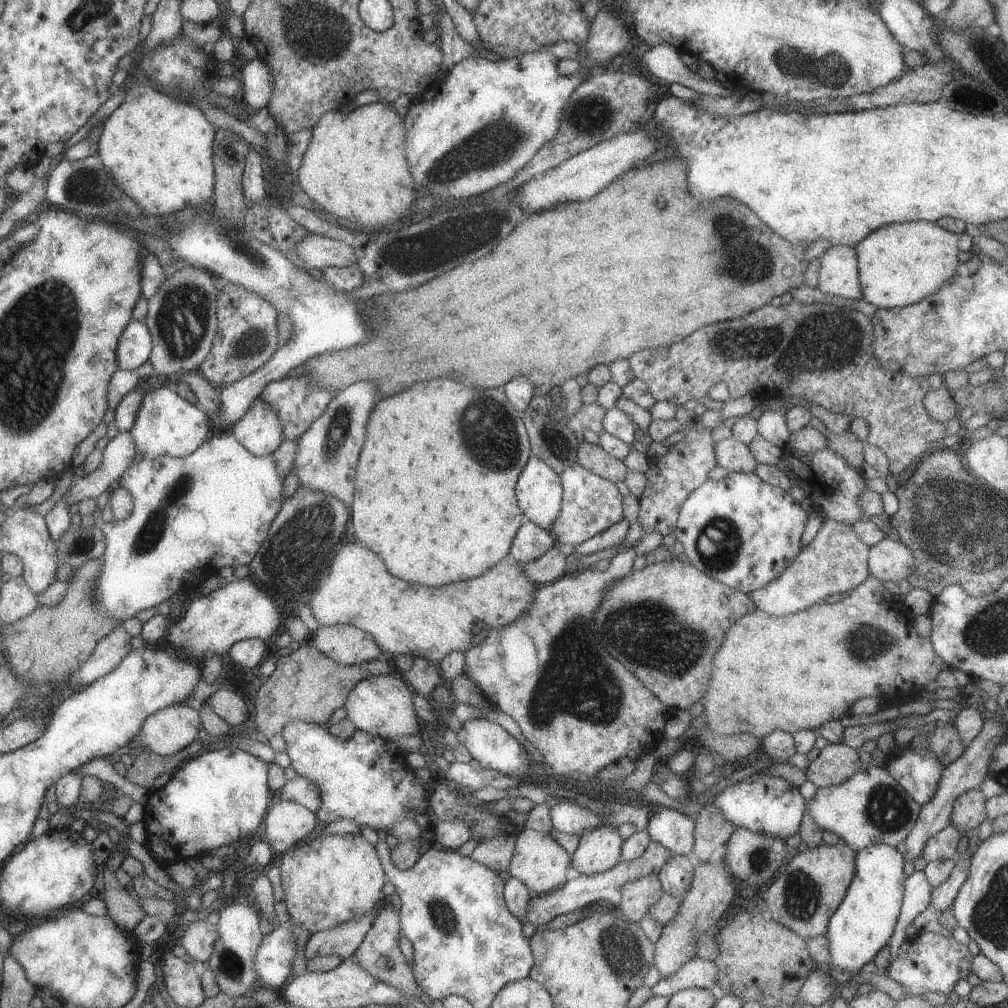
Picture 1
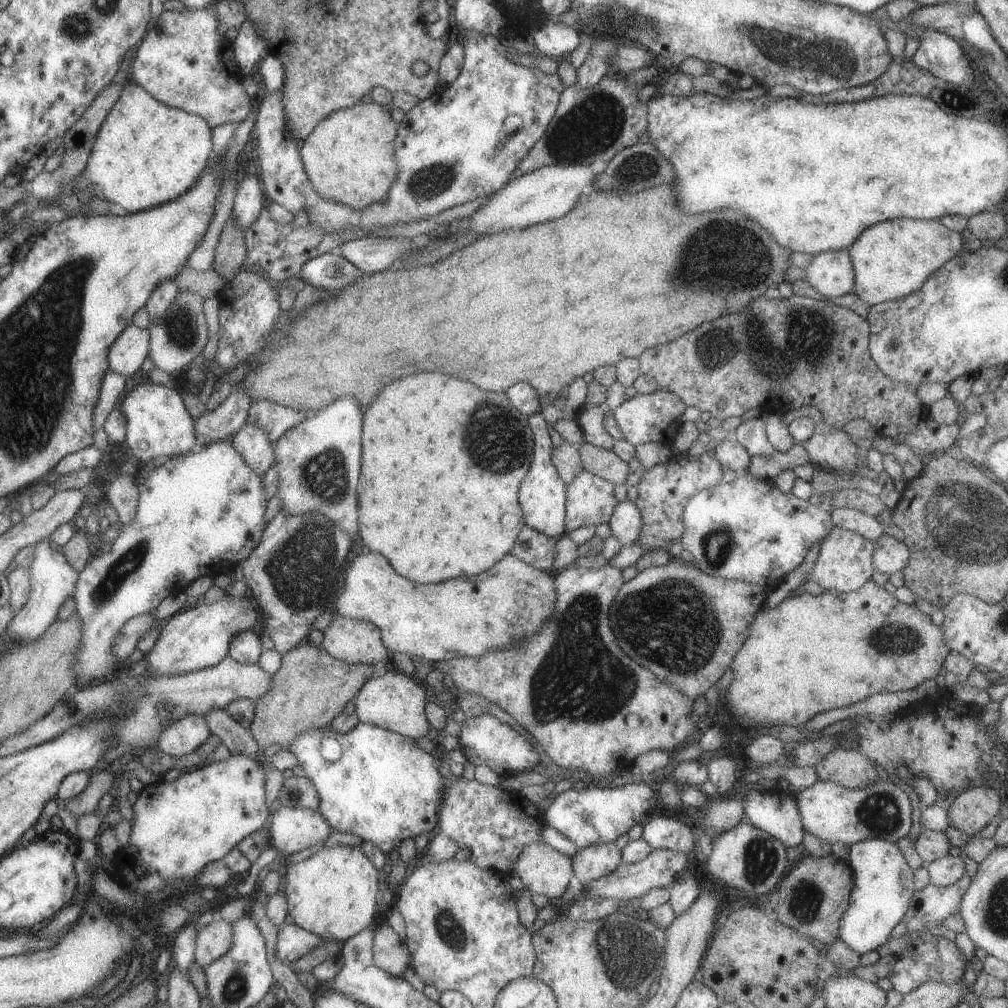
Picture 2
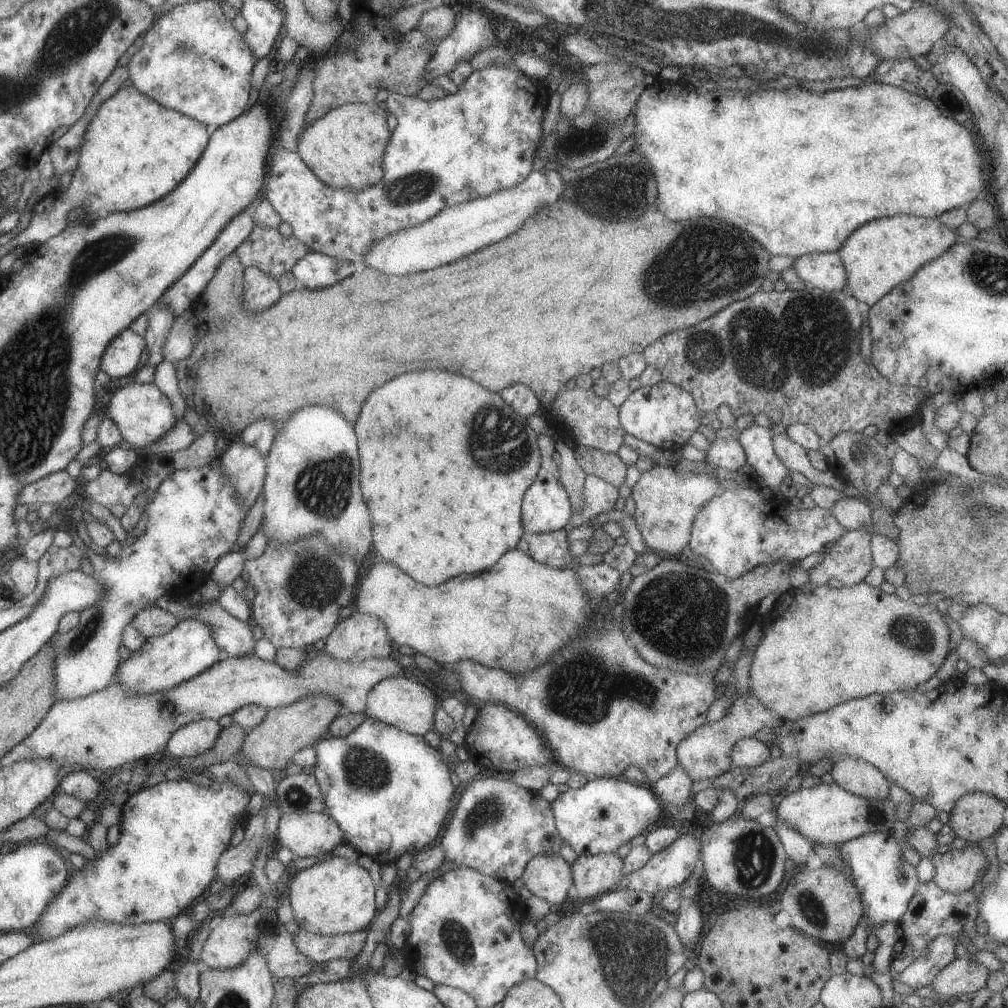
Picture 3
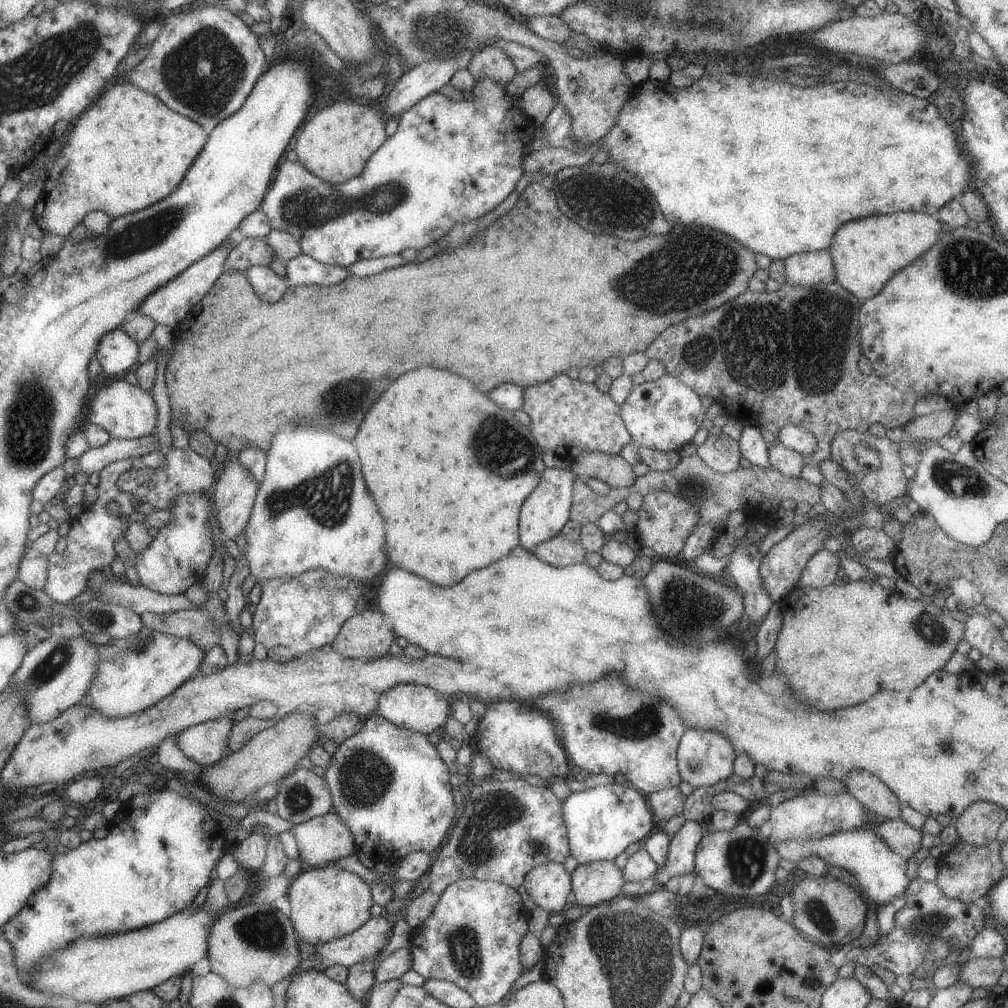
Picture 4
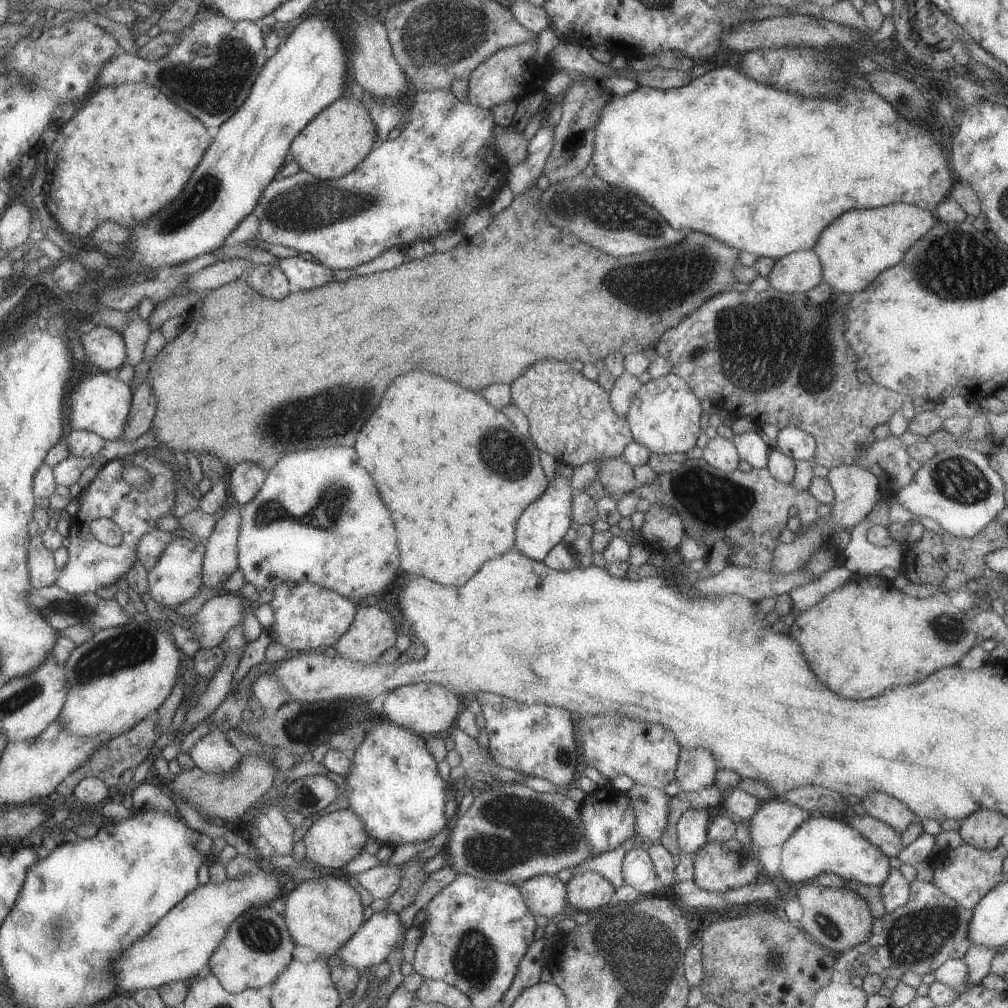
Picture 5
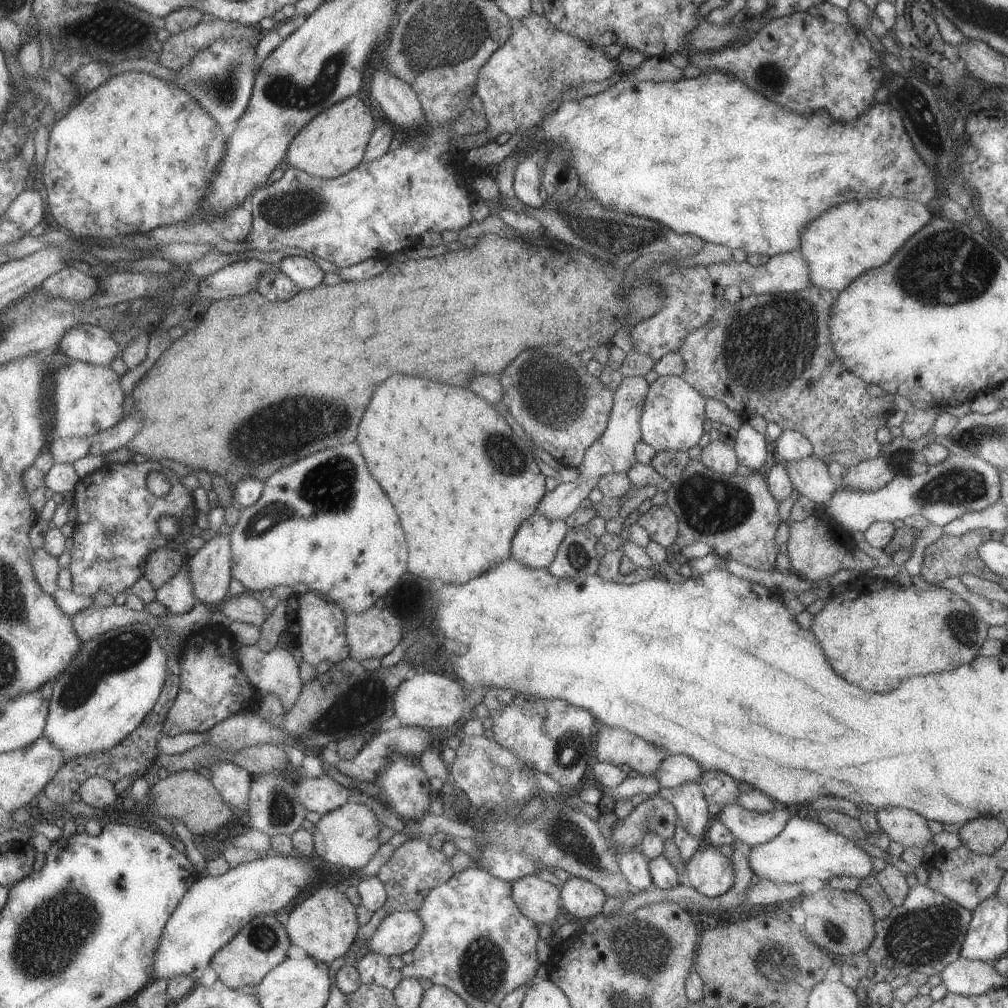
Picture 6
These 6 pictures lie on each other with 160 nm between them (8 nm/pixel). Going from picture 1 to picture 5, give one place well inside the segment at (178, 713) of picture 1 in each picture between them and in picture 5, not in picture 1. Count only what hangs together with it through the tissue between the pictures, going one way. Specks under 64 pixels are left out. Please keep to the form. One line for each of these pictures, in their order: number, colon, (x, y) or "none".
2: (180, 737)
3: (193, 739)
4: (205, 743)
5: (212, 753)

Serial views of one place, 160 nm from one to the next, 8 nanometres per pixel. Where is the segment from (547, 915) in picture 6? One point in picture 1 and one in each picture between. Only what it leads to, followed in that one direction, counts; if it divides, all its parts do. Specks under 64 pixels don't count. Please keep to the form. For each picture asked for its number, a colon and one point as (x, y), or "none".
1: (537, 861)
2: (542, 870)
3: (547, 876)
4: (548, 884)
5: (544, 895)

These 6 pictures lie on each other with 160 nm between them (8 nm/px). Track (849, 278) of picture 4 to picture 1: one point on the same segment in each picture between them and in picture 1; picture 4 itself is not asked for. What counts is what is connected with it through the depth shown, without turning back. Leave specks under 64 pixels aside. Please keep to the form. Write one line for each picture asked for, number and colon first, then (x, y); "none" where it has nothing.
1: (898, 264)
2: (891, 259)
3: (877, 256)

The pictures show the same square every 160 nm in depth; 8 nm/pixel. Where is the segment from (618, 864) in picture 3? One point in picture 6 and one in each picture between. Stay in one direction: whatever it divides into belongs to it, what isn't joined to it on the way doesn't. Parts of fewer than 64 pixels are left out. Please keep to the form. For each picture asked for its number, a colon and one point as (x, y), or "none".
4: (595, 882)
5: (586, 892)
6: (579, 897)

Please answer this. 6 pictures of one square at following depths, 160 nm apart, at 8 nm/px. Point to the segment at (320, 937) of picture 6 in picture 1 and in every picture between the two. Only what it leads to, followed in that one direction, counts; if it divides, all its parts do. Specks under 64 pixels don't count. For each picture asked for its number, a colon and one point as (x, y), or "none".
1: (333, 879)
2: (334, 893)
3: (336, 896)
4: (327, 902)
5: (322, 914)

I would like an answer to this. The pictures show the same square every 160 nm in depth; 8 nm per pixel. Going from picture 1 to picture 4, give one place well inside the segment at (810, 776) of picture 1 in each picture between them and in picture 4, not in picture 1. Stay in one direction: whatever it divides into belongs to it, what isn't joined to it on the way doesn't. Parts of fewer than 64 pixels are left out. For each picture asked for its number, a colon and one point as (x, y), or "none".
2: (849, 768)
3: (853, 775)
4: (874, 796)

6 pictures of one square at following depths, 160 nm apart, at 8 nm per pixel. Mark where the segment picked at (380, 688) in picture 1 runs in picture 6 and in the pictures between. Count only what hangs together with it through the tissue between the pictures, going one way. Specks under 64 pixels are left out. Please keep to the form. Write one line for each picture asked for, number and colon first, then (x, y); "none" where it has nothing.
2: (394, 701)
3: (399, 701)
4: (415, 707)
5: (423, 708)
6: (426, 699)

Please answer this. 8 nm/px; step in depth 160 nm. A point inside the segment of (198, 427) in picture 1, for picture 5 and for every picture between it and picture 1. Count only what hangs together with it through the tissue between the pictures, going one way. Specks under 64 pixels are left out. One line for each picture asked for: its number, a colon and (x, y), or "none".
2: (157, 424)
3: (142, 414)
4: (125, 411)
5: (99, 403)

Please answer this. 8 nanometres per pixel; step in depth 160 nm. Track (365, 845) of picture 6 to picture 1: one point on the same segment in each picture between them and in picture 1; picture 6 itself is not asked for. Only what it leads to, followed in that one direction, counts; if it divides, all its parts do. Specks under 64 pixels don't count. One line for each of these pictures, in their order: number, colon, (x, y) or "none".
1: (286, 823)
2: (291, 829)
3: (310, 834)
4: (322, 840)
5: (333, 839)

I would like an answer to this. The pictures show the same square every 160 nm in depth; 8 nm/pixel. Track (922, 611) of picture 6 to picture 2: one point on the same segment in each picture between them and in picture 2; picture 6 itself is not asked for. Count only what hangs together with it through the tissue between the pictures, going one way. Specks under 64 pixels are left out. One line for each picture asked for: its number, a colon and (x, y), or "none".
2: (899, 646)
3: (878, 643)
4: (900, 641)
5: (865, 635)

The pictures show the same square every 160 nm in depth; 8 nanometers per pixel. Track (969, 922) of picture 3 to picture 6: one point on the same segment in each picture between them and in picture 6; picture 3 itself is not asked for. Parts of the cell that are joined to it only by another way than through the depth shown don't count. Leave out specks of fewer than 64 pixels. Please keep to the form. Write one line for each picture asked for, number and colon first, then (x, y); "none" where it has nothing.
4: (928, 914)
5: (930, 928)
6: (924, 934)

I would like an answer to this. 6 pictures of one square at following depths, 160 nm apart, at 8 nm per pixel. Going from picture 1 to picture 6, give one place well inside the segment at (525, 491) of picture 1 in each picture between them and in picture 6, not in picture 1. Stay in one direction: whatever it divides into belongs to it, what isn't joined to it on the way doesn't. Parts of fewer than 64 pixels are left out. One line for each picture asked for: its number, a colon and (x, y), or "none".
2: (541, 495)
3: (545, 508)
4: (543, 513)
5: (542, 524)
6: (535, 543)

